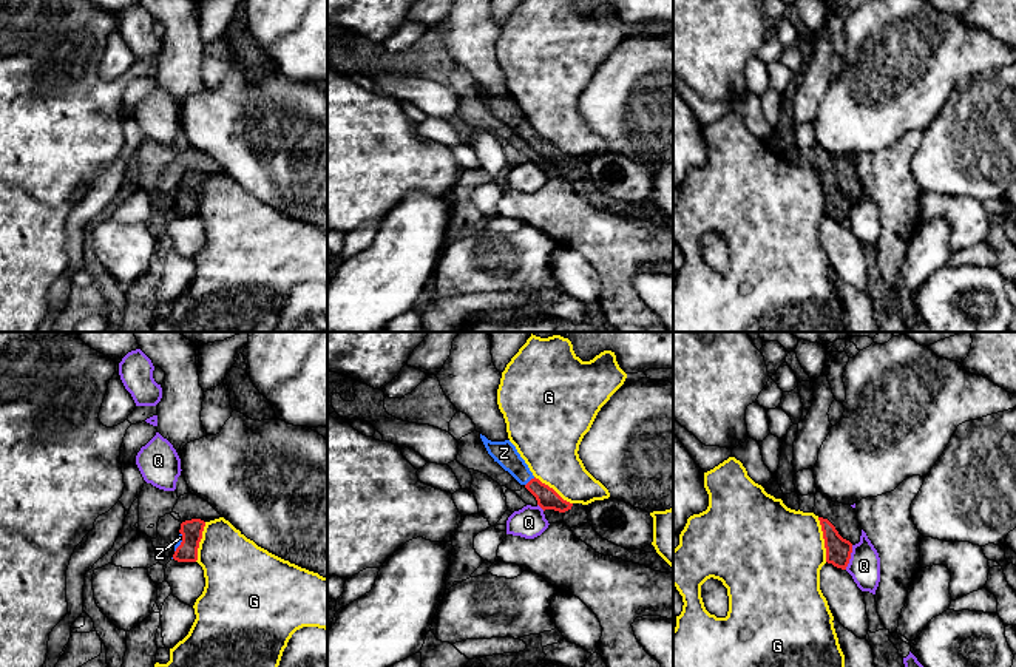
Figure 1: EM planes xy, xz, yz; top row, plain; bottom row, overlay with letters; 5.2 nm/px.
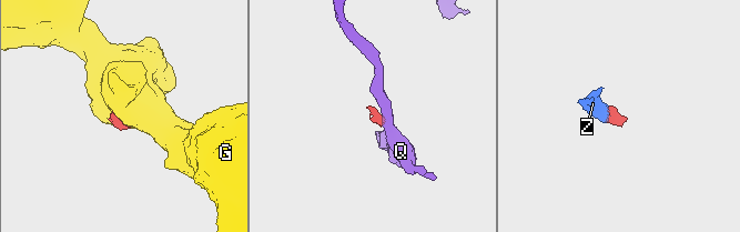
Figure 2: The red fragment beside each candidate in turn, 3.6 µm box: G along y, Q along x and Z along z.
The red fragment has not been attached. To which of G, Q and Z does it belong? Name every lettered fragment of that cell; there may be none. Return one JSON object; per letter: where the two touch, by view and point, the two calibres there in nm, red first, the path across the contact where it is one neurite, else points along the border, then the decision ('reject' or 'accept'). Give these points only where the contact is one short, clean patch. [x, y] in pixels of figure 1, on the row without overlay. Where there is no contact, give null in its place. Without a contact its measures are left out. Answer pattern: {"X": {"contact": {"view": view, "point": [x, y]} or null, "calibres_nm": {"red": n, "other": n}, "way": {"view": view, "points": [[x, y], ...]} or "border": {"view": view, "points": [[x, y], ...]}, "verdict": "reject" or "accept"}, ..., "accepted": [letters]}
{"G": {"contact": {"view": "yz", "point": [823, 192]}, "calibres_nm": {"red": 130, "other": 460}, "border": {"view": "yz", "points": [[817, 172], [822, 181], [826, 215]]}, "verdict": "reject"}, "Q": {"contact": {"view": "yz", "point": [850, 212]}, "calibres_nm": {"red": 130, "other": 160}, "border": {"view": "yz", "points": [[853, 199], [850, 216], [845, 223]]}, "verdict": "reject"}, "Z": {"contact": {"view": "xz", "point": [530, 135]}, "calibres_nm": {"red": 110, "other": 120}, "way": {"view": "xz", "points": [[547, 152], [530, 135], [504, 107]]}, "verdict": "accept"}, "accepted": ["Z"]}

